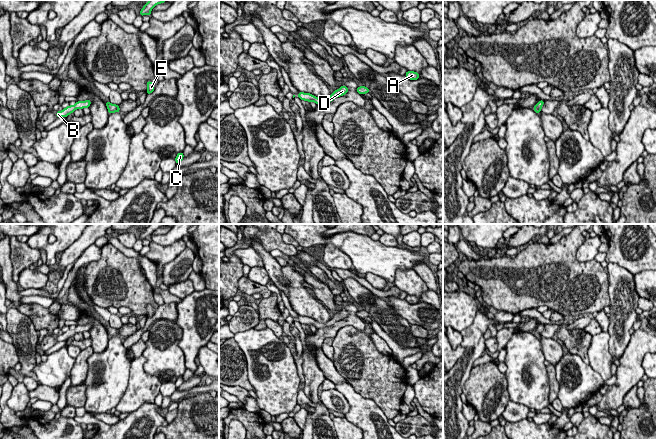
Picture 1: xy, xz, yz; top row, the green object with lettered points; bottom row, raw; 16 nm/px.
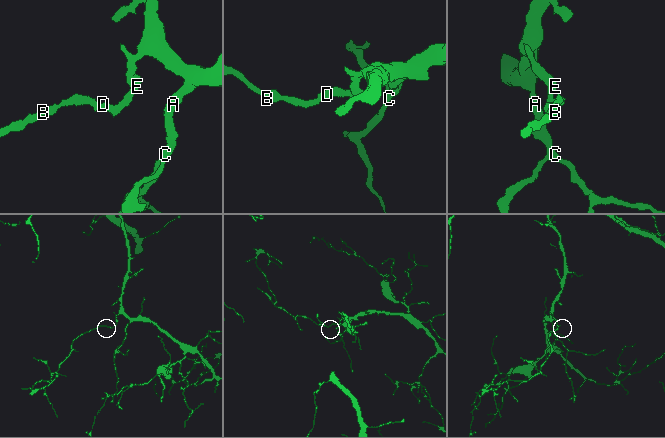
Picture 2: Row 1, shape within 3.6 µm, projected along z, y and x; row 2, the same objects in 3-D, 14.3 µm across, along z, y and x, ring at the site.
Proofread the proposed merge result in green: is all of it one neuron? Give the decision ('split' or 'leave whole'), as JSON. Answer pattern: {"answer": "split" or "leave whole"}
{"answer": "leave whole"}

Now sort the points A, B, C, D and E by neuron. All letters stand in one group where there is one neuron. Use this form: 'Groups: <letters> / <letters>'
Groups: A B C D E

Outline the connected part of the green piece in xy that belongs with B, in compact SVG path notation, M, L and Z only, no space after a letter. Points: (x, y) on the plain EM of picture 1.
M86 324L86 325L77 325L74 330L69 329L68 331L64 332L62 335L58 335L56 337L56 340L58 342L60 341L67 341L69 338L74 336L78 332L88 332L91 328L91 324Z

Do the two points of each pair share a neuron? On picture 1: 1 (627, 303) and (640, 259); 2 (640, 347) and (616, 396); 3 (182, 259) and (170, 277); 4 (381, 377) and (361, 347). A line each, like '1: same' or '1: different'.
1: different
2: same
3: same
4: same

